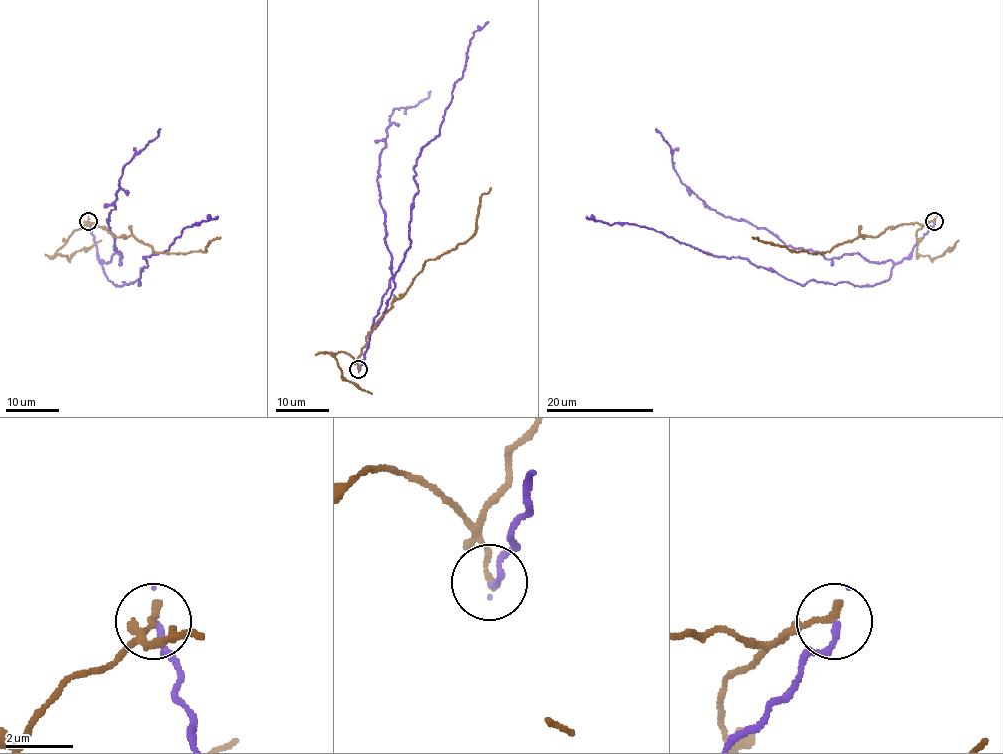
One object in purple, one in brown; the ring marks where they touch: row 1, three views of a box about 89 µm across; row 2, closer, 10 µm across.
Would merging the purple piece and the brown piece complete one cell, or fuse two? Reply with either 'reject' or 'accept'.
reject

